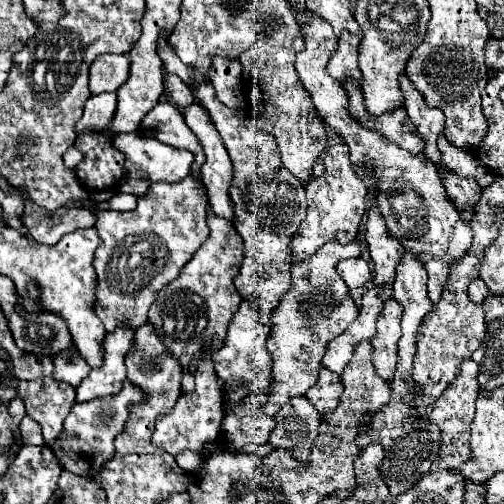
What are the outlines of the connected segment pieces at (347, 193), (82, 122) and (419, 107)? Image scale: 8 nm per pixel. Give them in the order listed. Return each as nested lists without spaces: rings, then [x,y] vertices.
[[[342,144],[328,148],[323,157],[323,167],[325,167],[325,173],[321,177],[313,177],[311,183],[305,187],[307,217],[301,221],[297,233],[293,235],[293,241],[291,241],[293,259],[307,259],[327,241],[339,241],[341,245],[347,245],[355,241],[359,233],[359,223],[365,213],[365,197],[369,193],[369,187],[361,179],[357,179],[357,173],[349,158],[348,146]]]
[[[101,93],[97,97],[89,97],[85,103],[83,117],[77,121],[77,131],[103,131],[109,133],[109,123],[117,109],[117,97],[115,93]]]
[[[407,75],[401,77],[401,91],[405,91],[405,109],[407,115],[411,119],[411,123],[417,127],[417,133],[421,135],[425,147],[423,147],[423,155],[435,163],[435,167],[439,169],[439,177],[441,181],[445,179],[447,171],[443,171],[443,159],[441,159],[441,151],[437,147],[437,137],[441,135],[443,127],[445,127],[445,115],[437,109],[427,107],[425,99],[421,99],[419,91],[413,87],[413,83],[409,81]]]

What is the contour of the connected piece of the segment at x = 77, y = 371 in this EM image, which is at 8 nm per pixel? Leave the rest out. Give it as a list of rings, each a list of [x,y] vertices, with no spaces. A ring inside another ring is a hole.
[[[69,347],[67,351],[55,357],[55,377],[59,381],[65,381],[69,385],[79,385],[81,379],[89,375],[89,371],[91,371],[89,365],[85,363],[85,359],[81,359],[75,347]],[[67,359],[71,359],[73,363],[67,363]]]

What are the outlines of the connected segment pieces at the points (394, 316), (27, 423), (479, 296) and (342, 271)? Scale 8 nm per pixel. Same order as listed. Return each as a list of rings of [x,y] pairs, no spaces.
[[[395,299],[383,303],[381,315],[377,317],[377,333],[371,339],[373,355],[371,361],[375,365],[377,375],[391,385],[395,363],[397,363],[397,341],[401,339],[401,305]]]
[[[25,417],[19,425],[21,435],[23,435],[23,443],[27,445],[43,445],[43,435],[41,435],[41,425],[35,423],[31,417]]]
[[[473,279],[473,281],[469,283],[469,297],[471,297],[475,303],[483,303],[483,301],[489,297],[487,285],[485,285],[481,279]]]
[[[347,259],[337,265],[339,275],[345,279],[349,289],[357,289],[371,279],[371,267],[365,259]]]

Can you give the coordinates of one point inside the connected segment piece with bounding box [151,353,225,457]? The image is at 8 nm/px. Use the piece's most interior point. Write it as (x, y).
(195, 420)

